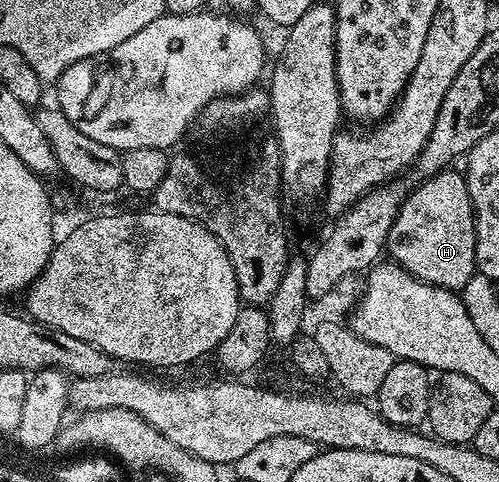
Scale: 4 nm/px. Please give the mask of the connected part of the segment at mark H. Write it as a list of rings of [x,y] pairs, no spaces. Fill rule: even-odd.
[[[452,172],[435,173],[433,177],[421,180],[420,186],[405,196],[400,214],[388,236],[386,253],[387,256],[392,256],[389,258],[395,264],[402,266],[407,273],[425,281],[426,284],[462,291],[476,273],[476,212],[472,206],[465,174]]]

